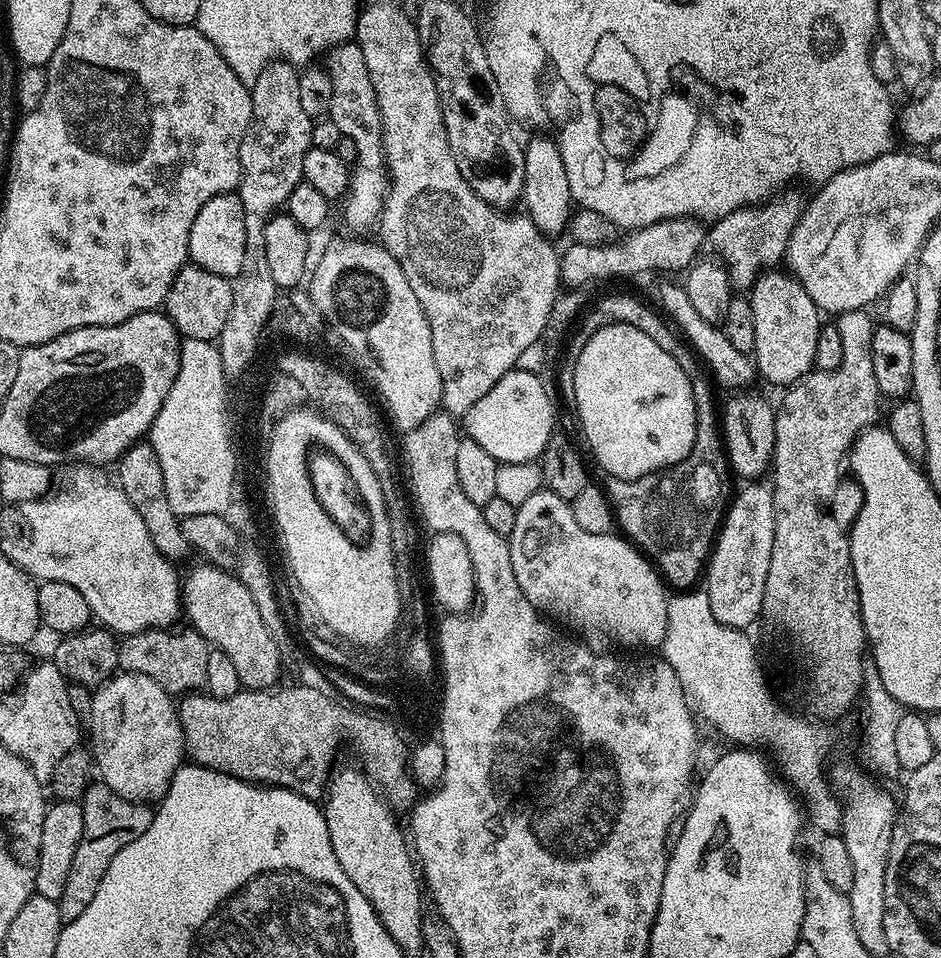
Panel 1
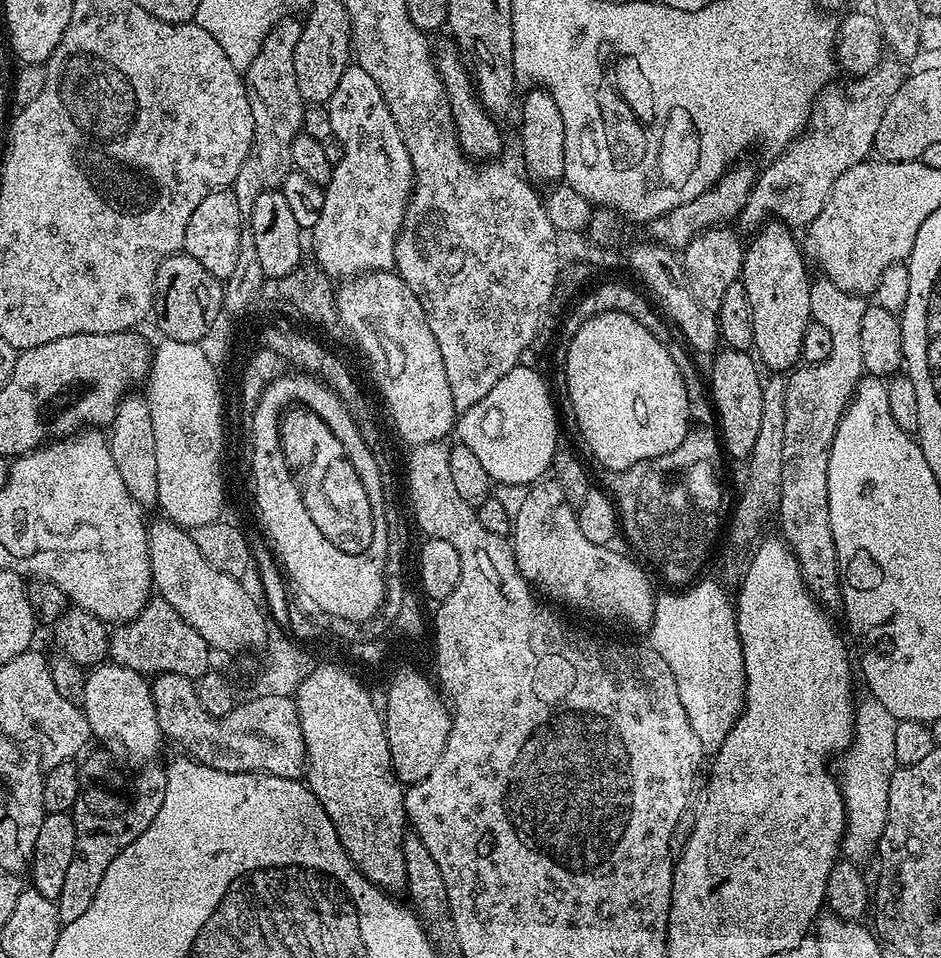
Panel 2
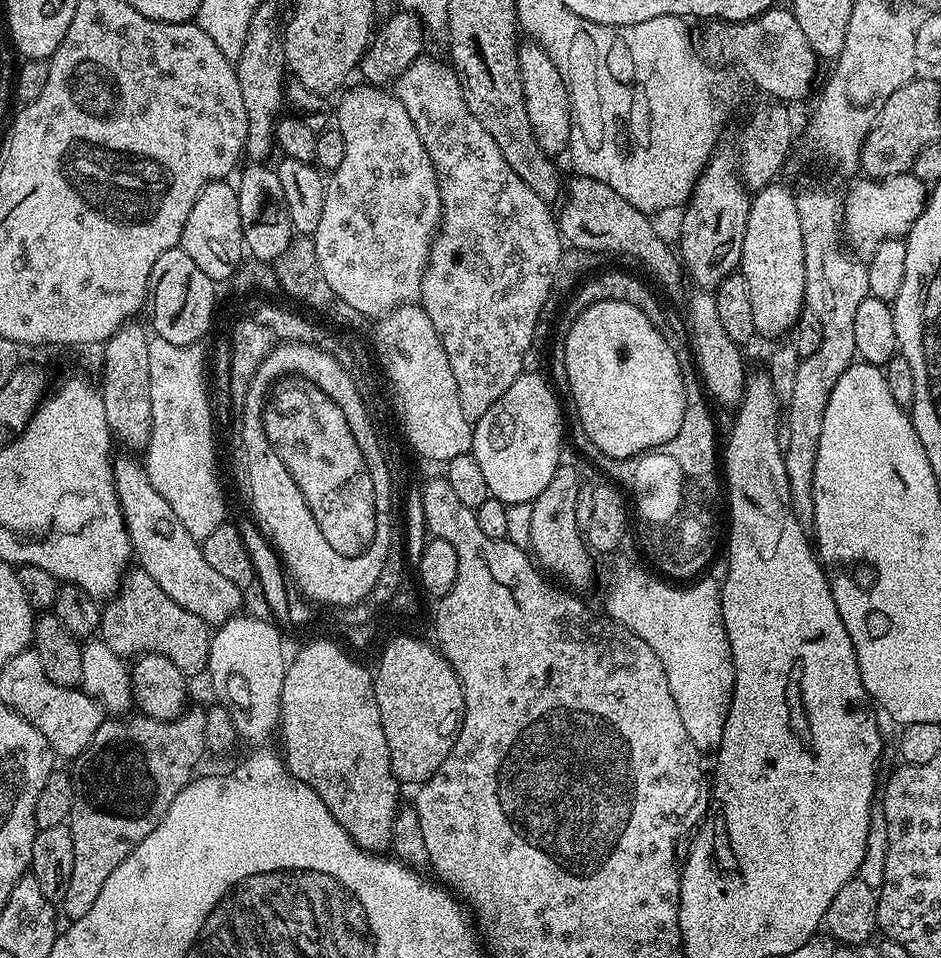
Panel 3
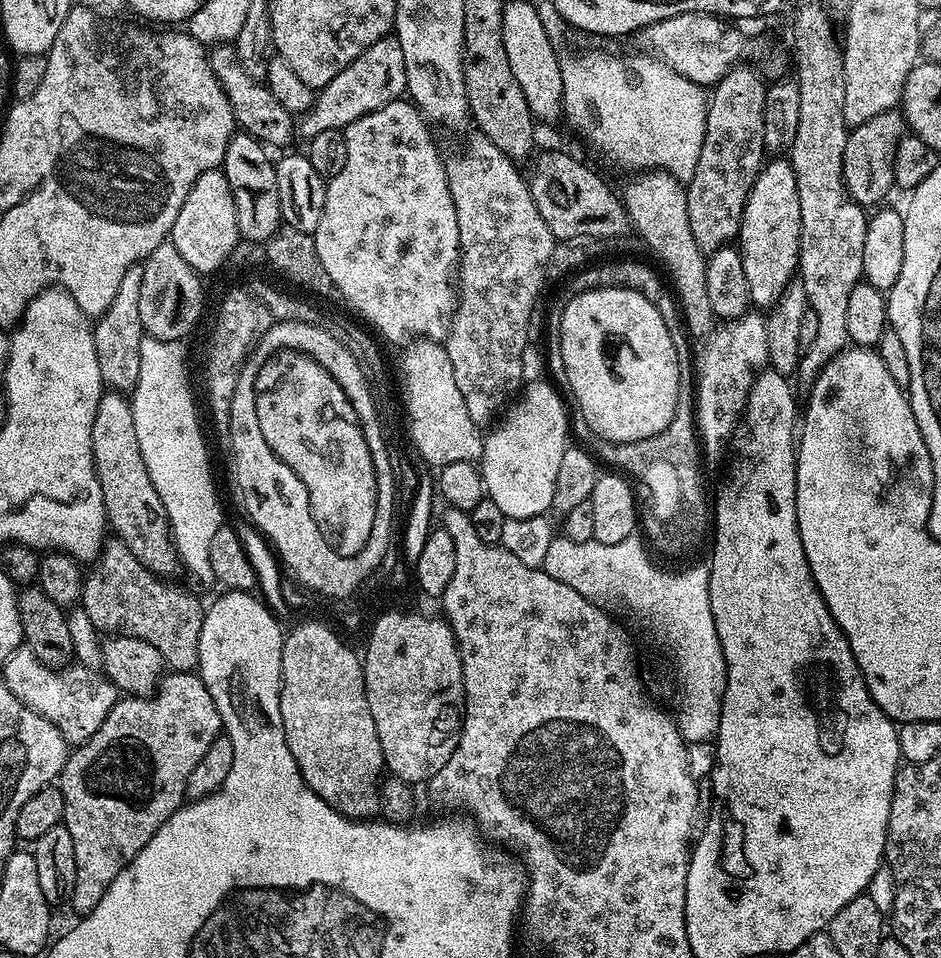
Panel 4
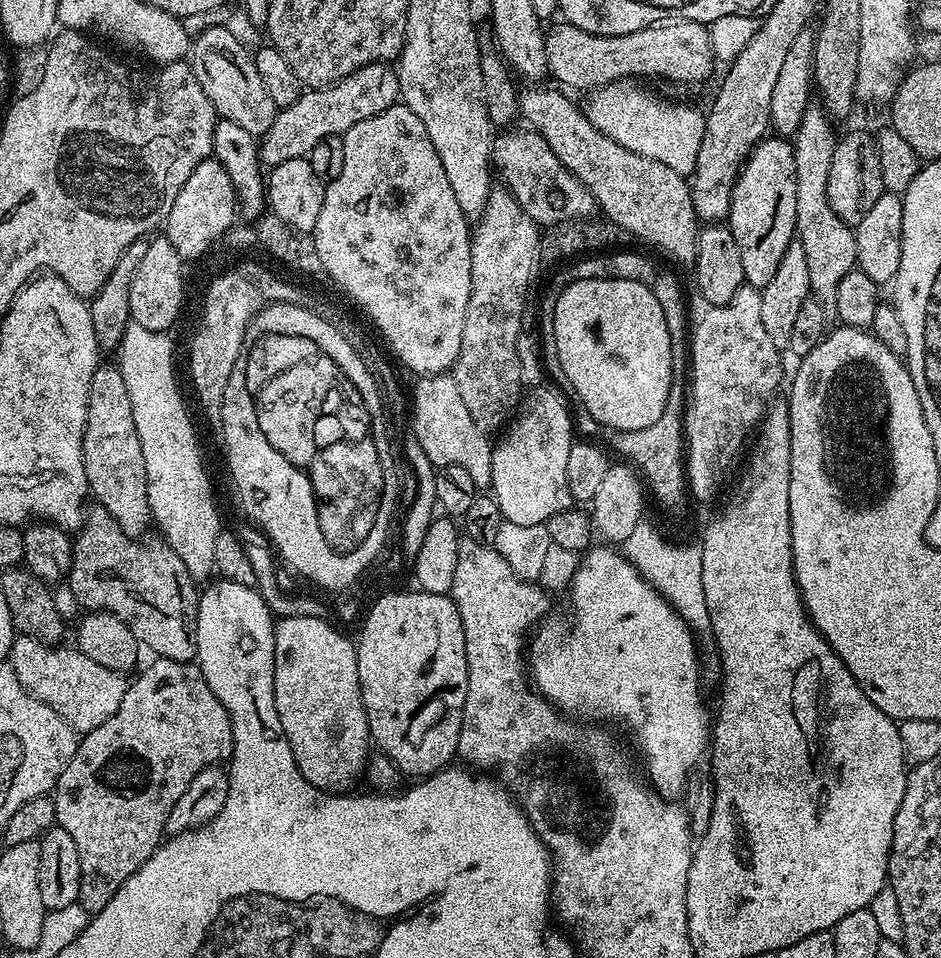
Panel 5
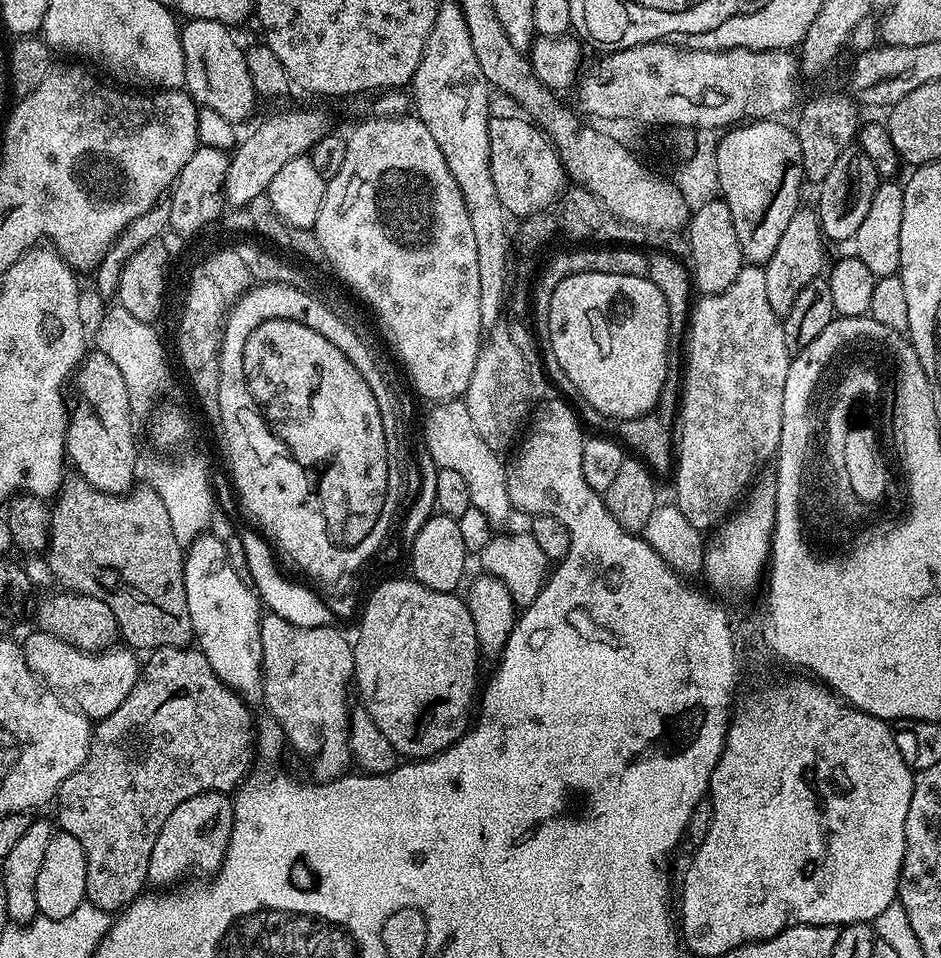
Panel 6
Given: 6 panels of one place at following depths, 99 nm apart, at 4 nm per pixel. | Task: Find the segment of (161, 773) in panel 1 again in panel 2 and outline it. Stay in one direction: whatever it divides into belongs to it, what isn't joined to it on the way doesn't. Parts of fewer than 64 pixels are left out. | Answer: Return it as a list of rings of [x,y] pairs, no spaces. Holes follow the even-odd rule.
[[[111,662],[97,664],[88,672],[82,707],[95,739],[120,748],[121,754],[128,756],[129,762],[135,766],[155,761],[152,759],[159,754],[160,743],[165,743],[166,737],[158,726],[158,714],[154,714],[152,686],[145,673]]]

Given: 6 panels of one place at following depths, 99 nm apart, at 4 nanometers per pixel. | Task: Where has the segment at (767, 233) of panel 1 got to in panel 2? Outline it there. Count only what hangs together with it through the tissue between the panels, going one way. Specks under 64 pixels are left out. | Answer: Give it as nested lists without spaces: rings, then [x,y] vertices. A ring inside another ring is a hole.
[[[884,58],[876,71],[849,79],[849,84],[829,86],[817,96],[807,128],[777,155],[780,157],[773,164],[766,165],[764,172],[762,168],[757,175],[756,185],[738,217],[738,224],[748,234],[755,233],[773,218],[793,230],[807,229],[818,218],[834,182],[850,166],[858,166],[873,155],[882,114],[886,114],[890,98],[898,94],[898,86],[902,86],[906,75],[900,67],[899,59]]]

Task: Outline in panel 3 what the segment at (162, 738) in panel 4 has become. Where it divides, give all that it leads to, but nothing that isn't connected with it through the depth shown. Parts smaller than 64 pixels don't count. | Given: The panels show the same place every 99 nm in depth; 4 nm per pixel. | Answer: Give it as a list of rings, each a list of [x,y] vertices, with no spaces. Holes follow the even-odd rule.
[[[189,707],[178,718],[173,720],[155,720],[143,714],[125,715],[123,718],[105,718],[98,726],[98,730],[94,734],[94,738],[90,742],[90,746],[86,746],[86,750],[81,756],[75,757],[72,768],[71,787],[76,789],[74,794],[74,806],[70,810],[67,818],[68,829],[74,838],[74,871],[70,873],[70,883],[66,889],[66,898],[62,902],[62,912],[68,915],[69,921],[82,918],[82,914],[87,914],[94,906],[94,902],[98,899],[98,893],[102,891],[102,885],[106,882],[106,878],[110,878],[110,874],[114,874],[114,870],[118,870],[118,866],[126,857],[134,850],[134,846],[138,846],[138,842],[142,842],[142,838],[146,838],[158,826],[158,822],[162,822],[162,818],[166,814],[166,810],[170,810],[170,802],[174,802],[174,798],[178,798],[178,794],[185,786],[192,781],[197,775],[196,767],[200,764],[200,755],[205,755],[204,731],[206,730],[206,718],[204,717],[205,709]]]

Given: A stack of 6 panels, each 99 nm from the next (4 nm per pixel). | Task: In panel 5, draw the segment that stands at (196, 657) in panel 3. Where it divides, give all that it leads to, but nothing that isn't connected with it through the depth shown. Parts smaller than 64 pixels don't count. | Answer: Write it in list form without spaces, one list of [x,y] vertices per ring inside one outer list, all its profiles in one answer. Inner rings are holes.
[[[102,507],[87,509],[84,523],[80,525],[72,541],[72,565],[66,577],[66,586],[78,598],[81,609],[93,612],[108,612],[118,617],[134,634],[145,649],[148,648],[159,659],[192,662],[196,658],[196,627],[200,592],[197,581],[186,570],[182,558],[163,539],[155,538],[149,544],[140,538],[127,536],[118,522]]]

